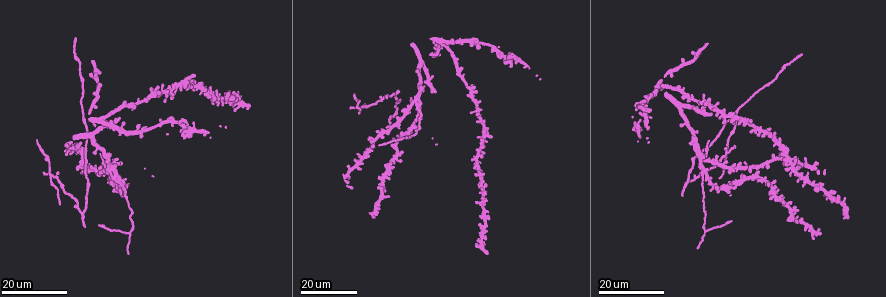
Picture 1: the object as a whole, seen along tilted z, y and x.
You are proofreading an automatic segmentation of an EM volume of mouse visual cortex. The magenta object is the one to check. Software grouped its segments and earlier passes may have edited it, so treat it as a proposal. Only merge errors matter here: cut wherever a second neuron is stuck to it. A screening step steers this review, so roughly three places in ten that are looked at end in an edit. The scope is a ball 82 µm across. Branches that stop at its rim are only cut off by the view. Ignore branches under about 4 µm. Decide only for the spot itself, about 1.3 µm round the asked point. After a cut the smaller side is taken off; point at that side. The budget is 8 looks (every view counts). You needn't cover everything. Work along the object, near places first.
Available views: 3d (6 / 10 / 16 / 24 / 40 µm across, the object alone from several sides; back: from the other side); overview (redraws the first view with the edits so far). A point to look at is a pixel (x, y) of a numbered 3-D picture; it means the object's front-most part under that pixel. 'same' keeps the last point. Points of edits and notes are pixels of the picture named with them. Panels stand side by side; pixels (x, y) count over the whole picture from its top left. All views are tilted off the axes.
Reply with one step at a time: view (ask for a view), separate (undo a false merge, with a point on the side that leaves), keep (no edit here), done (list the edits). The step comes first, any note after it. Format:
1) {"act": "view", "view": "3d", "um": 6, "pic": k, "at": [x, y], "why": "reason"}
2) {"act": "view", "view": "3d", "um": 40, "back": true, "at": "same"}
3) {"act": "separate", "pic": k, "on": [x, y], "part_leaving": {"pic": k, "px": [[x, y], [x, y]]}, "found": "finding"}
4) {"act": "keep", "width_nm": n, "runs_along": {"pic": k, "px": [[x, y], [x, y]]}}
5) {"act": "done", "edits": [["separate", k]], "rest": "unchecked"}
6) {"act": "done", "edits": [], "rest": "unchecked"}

{"act": "view", "view": "3d", "um": 24, "pic": 1, "at": [130, 230], "why": "side arm on a straight run"}

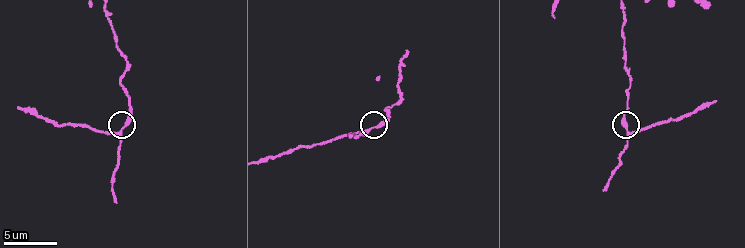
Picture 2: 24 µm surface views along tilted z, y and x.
{"act": "view", "view": "3d", "um": 10, "pic": 2, "at": [373, 127], "why": "zoom in"}

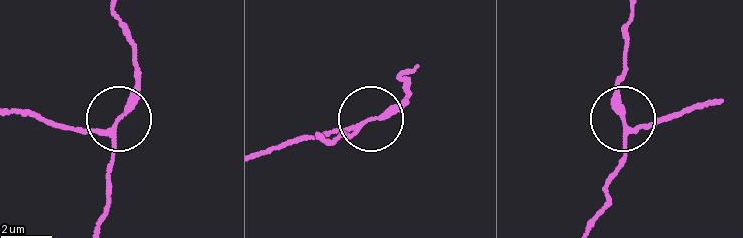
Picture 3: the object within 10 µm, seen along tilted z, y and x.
{"act": "view", "view": "3d", "um": 10, "back": true, "pic": 3, "at": [366, 117]}

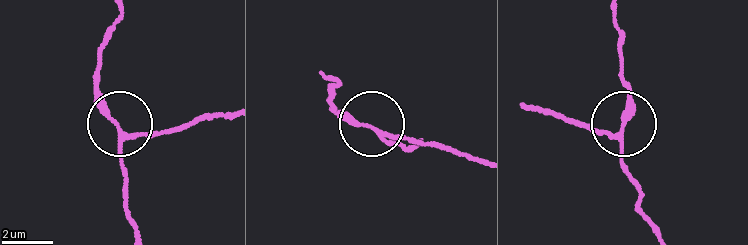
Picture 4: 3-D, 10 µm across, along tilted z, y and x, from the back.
{"act": "separate", "pic": 4, "on": [156, 134], "width_nm": 140, "found": "two neurons meet here"}

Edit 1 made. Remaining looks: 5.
{"act": "view", "view": "3d", "um": 24, "pic": 1, "at": [414, 99], "why": "four arms meet"}

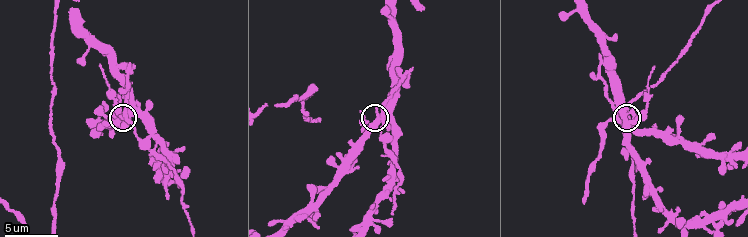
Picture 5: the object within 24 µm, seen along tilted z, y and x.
{"act": "view", "view": "3d", "um": 10, "pic": 5, "at": [377, 122]}

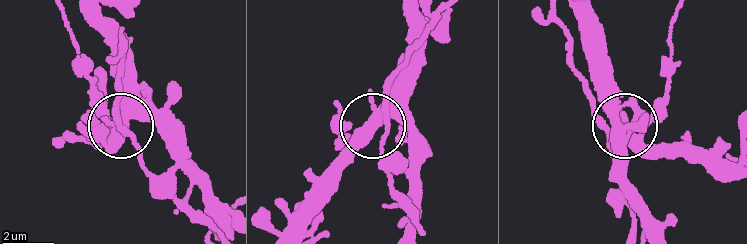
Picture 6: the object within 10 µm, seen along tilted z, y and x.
{"act": "separate", "pic": 6, "on": [93, 92], "width_nm": 370, "found": "two neurons meet here"}

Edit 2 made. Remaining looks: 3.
{"act": "view", "view": "overview", "why": "redraw"}

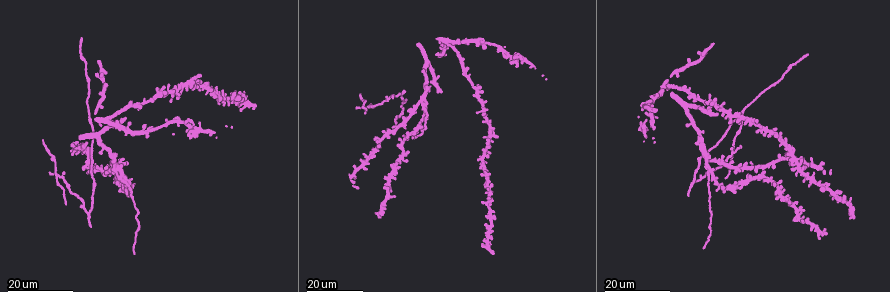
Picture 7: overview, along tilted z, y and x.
{"act": "view", "view": "3d", "um": 16, "pic": 7, "at": [126, 177], "why": "two arms at a narrow angle"}

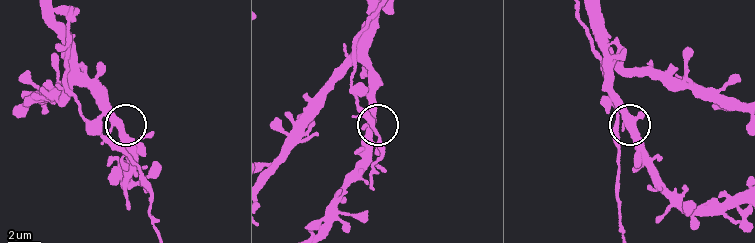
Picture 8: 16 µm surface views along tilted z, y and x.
{"act": "view", "view": "3d", "um": 6, "pic": 8, "at": [625, 122]}

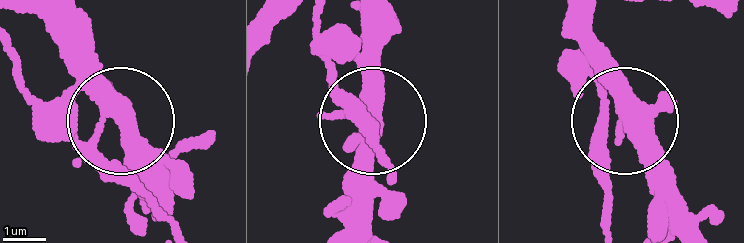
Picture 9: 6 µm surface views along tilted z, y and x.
{"act": "keep", "width_nm": 380, "found": "continuous, no second neuron"}

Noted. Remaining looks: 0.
{"act": "done", "edits": [["separate", 4], ["separate", 6]], "rest": "unchecked"}

